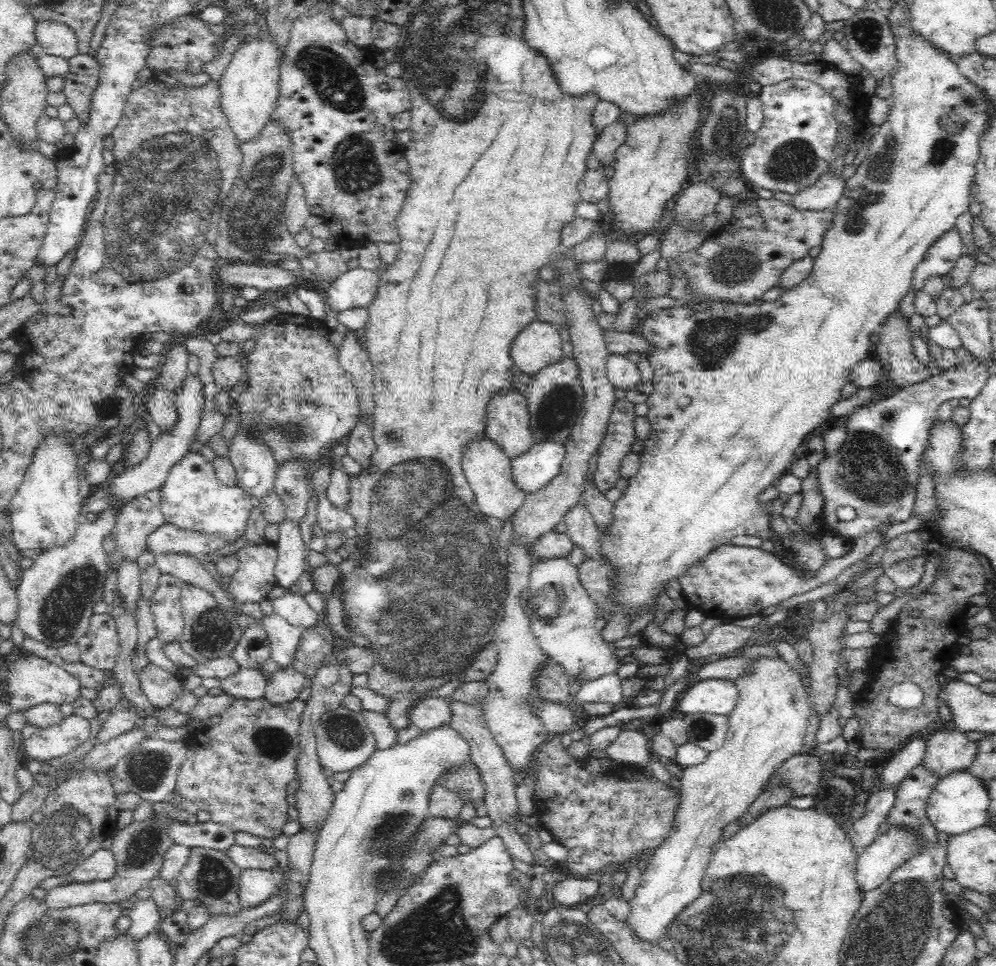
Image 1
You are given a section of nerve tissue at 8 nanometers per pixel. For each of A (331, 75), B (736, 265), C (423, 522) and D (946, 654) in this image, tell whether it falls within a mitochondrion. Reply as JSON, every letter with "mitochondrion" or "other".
{"A":"mitochondrion","B":"mitochondrion","C":"mitochondrion","D":"other"}

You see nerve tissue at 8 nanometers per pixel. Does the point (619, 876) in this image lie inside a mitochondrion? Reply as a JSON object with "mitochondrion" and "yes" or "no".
{"mitochondrion":"no"}

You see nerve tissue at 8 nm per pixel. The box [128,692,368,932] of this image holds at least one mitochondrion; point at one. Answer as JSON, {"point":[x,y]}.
{"point":[213,882]}

